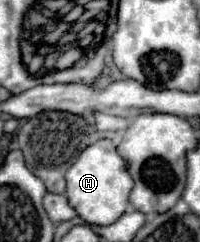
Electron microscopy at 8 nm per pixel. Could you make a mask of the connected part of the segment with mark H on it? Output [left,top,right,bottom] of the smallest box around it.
[67,140,133,224]

